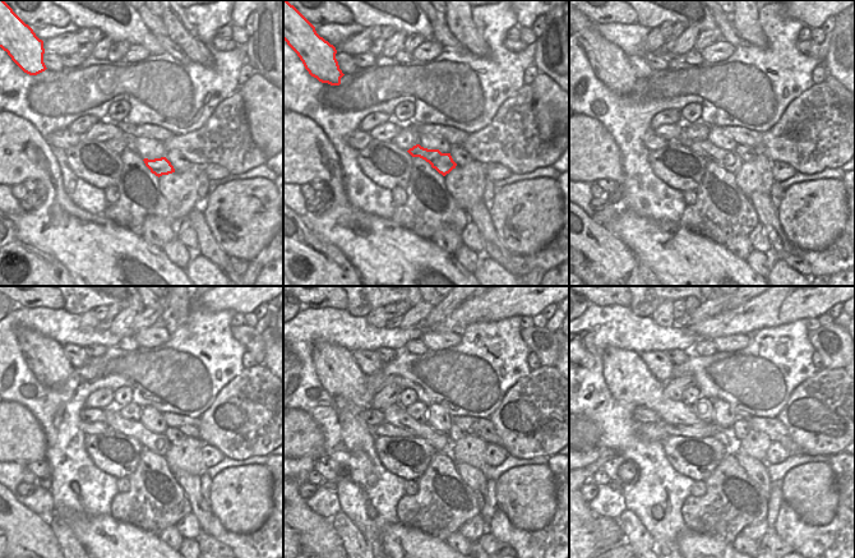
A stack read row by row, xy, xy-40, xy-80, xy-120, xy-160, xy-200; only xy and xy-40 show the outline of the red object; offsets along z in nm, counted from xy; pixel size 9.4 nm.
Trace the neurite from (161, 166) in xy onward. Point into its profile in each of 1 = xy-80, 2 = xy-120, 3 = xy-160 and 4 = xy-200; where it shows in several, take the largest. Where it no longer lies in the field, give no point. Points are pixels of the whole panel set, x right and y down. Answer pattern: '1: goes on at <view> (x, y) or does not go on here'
1: goes on at xy-80 (729, 161)
2: goes on at xy-120 (157, 443)
3: goes on at xy-160 (396, 415)
4: goes on at xy-200 (628, 378)

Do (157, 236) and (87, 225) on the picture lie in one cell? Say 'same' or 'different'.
different

